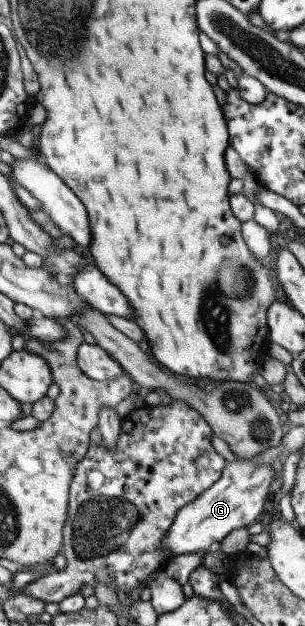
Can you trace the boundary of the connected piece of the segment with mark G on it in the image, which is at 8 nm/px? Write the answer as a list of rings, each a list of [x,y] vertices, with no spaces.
[[[252,460],[225,461],[219,479],[212,483],[197,499],[186,503],[176,513],[167,538],[159,549],[169,551],[168,558],[186,553],[206,551],[212,544],[218,544],[232,530],[248,528],[262,512],[268,487],[273,481],[272,464],[256,463]]]

